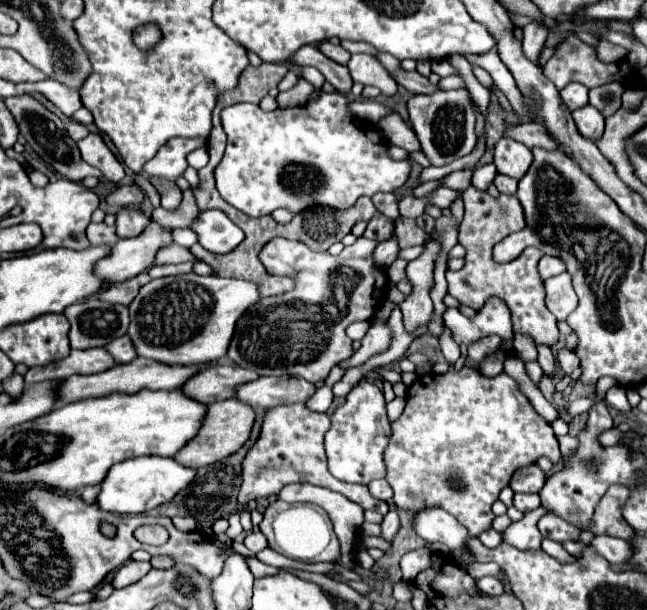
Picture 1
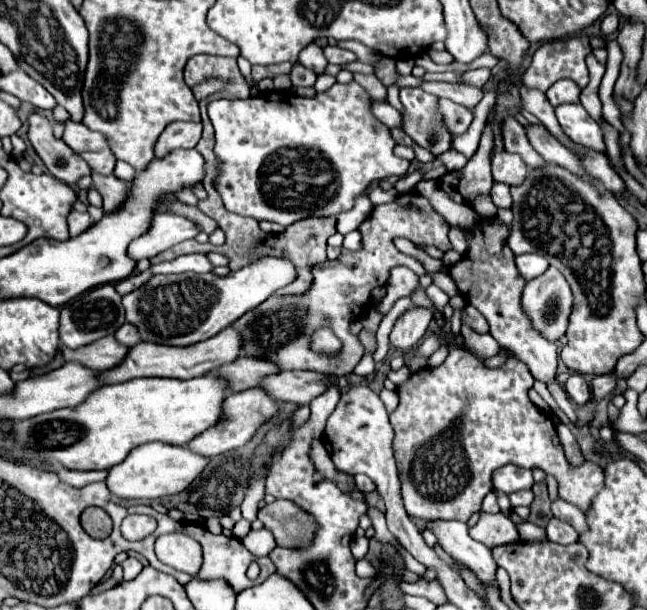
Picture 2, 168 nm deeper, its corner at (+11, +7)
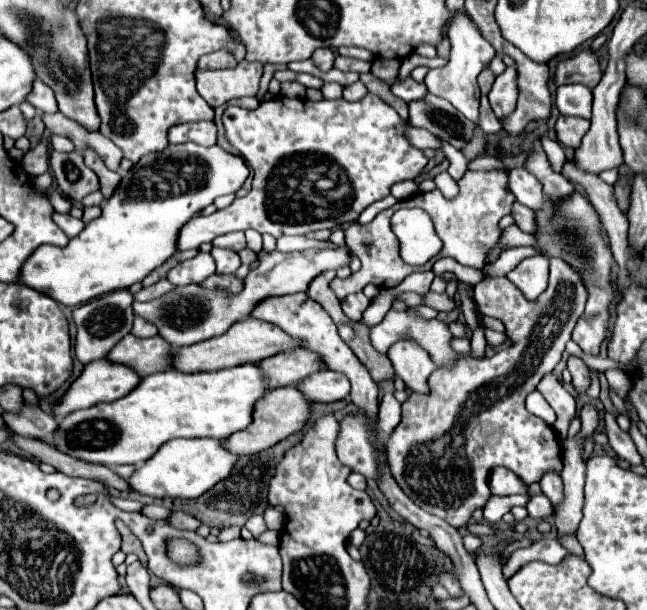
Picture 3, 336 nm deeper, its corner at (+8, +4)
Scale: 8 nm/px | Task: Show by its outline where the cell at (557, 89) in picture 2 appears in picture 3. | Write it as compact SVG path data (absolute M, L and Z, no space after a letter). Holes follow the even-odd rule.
M569 84L559 86L555 96L555 106L563 116L579 116L579 118L591 118L591 104L593 94L591 88L583 84Z

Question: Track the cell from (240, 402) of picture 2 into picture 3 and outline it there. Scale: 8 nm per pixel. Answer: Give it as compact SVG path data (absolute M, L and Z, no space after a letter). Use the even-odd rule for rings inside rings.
M283 386L283 388L275 388L271 392L267 392L267 396L263 396L263 400L259 400L259 404L255 406L255 416L253 416L253 422L241 430L241 432L235 432L235 436L227 438L225 444L227 448L231 448L235 454L243 456L243 454L259 454L271 446L275 446L277 442L285 440L287 436L299 432L309 416L311 416L311 400L307 400L303 396L303 392L295 386Z

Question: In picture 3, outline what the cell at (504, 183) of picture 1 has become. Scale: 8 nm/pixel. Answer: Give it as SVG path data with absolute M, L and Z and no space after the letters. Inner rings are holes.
M515 202L515 210L513 210L513 218L515 218L515 224L527 232L527 234L535 234L537 232L537 222L535 222L535 212L519 202Z

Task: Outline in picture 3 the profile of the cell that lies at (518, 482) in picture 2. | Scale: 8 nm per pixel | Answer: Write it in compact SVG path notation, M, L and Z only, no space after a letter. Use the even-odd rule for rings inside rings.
M493 468L489 478L491 492L495 496L511 496L511 494L527 494L527 486L519 482L519 476L515 476L507 468Z

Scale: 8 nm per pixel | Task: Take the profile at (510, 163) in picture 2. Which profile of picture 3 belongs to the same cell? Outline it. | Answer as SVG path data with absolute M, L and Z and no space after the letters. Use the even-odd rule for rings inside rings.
M513 168L509 172L509 188L523 206L527 206L535 212L539 212L543 208L545 194L543 194L541 182L525 168Z

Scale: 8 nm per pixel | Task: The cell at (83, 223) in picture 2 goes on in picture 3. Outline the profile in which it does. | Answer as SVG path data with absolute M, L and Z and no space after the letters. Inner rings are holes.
M53 212L53 222L69 236L69 238L75 238L83 228L85 224L77 218L71 218L69 214L59 214L59 212Z

